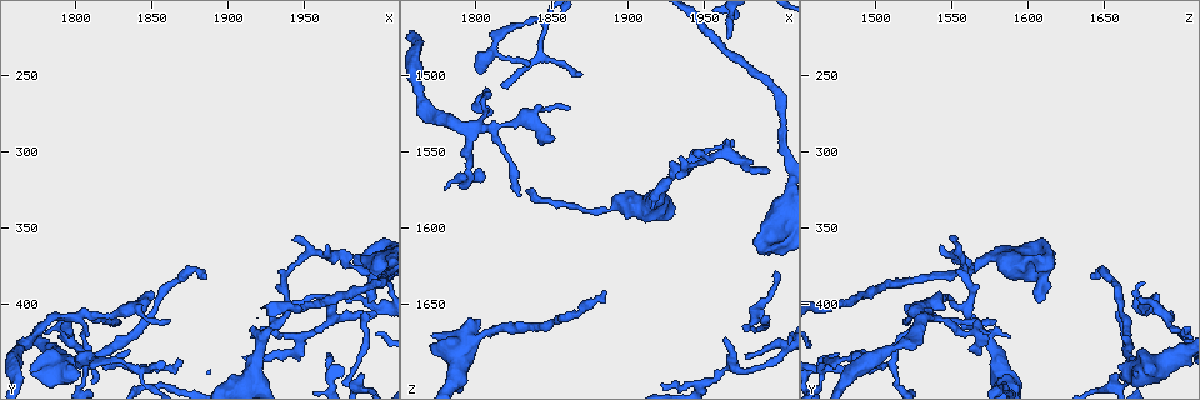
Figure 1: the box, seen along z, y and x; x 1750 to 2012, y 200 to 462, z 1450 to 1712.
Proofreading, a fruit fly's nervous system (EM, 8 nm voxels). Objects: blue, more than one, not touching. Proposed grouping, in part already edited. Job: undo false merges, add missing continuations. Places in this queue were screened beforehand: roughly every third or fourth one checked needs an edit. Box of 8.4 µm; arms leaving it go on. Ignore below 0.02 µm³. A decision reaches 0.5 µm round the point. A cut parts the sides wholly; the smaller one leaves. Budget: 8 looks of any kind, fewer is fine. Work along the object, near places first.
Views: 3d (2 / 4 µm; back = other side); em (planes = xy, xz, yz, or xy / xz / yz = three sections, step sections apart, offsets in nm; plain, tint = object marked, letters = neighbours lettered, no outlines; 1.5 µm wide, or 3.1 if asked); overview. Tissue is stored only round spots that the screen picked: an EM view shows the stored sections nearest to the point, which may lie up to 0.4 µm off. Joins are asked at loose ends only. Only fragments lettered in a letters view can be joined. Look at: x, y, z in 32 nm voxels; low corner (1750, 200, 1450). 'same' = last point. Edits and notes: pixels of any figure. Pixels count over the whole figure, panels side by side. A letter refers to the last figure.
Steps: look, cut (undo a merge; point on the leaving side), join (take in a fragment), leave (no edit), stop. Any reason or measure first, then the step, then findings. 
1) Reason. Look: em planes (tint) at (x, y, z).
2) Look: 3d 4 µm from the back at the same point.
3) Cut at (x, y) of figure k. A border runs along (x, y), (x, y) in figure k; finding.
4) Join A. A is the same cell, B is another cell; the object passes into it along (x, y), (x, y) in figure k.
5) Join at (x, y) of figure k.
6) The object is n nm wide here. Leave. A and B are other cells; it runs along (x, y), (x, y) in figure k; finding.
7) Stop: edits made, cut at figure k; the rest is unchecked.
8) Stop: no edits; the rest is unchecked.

Thick turns thin. Look: 3d 4 µm at (1790, 434, 1698).

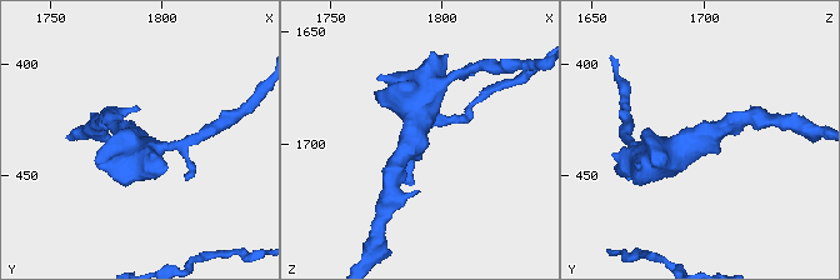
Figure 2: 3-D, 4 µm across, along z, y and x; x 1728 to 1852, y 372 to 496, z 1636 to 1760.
Look: em yz step 4 (tint) at (1788, 435, 1697).

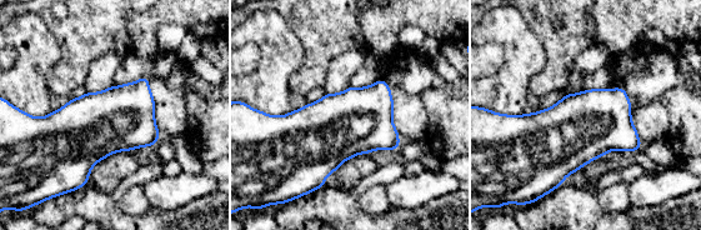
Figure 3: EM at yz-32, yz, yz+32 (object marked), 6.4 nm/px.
Cut it another way. Look: em xz step 4 (letters) at the same point.

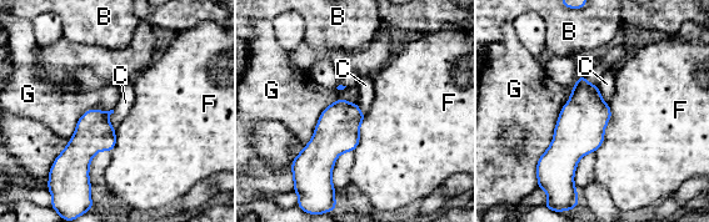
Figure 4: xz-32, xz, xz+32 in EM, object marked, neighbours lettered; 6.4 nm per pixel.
The longest contact is with G, 550 nm. Leave. B, C, F and G are other cells; a border runs along (609, 105), (604, 141), (593, 152) in figure 4; all the same neuron.

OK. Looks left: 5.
Tapers out. Look: em xz step 4 (letters) at (1860, 412, 1522).

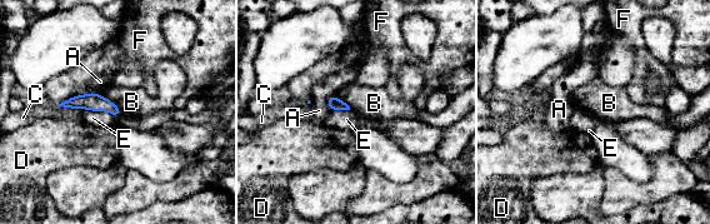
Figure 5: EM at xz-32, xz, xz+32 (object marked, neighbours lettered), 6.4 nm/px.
Leave. A, B, C, D, E and F are other cells; a border runs along (84, 108), (109, 112), (116, 118) in figure 5; no lettered fragment goes on from it.

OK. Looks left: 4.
Thick turns thin. Look: 3d 2 µm at (1814, 438, 1476).

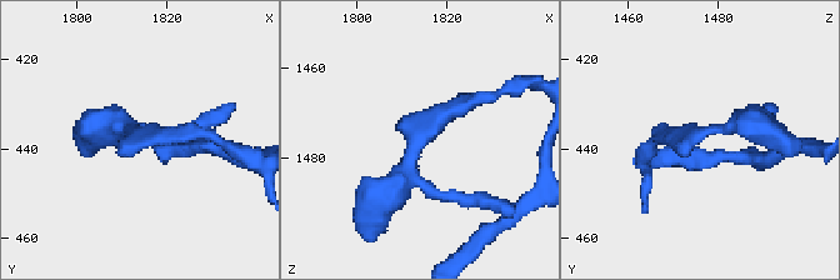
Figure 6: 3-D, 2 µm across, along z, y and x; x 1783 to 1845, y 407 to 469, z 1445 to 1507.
Now the EM. Look: em planes (tint) at (1814, 437, 1476).

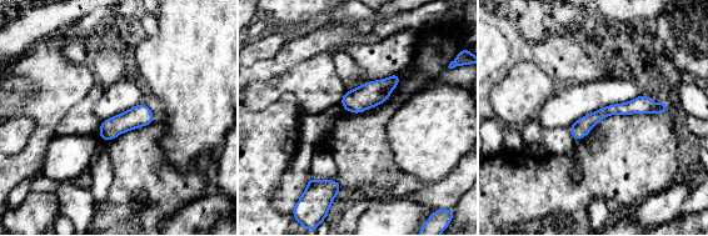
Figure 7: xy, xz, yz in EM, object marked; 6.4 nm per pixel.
What lies round it. Look: em planes (letters) at the same point.

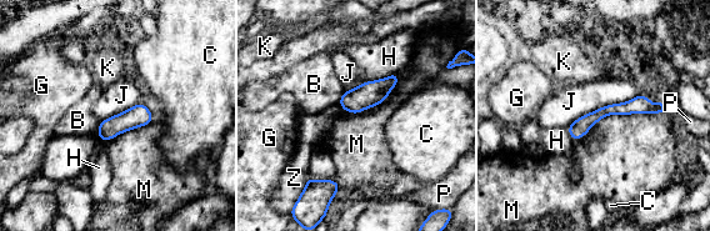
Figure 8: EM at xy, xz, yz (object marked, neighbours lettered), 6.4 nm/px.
The object is 110 nm wide here; the longest contact is with M, 600 nm. Leave. B, C, G, H, J, K, M, P and Z are other cells; all the same neuron.

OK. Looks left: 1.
Stop: no edits; the rest is unchecked.

